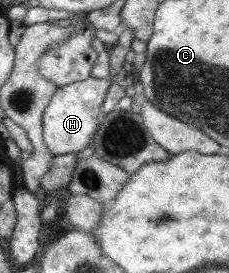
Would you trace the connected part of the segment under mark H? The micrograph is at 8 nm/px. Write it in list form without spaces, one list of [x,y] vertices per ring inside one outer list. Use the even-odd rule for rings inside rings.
[[[89,77],[65,86],[57,87],[42,118],[43,138],[51,155],[78,153],[92,144],[98,128],[105,95],[111,85],[110,78]]]

